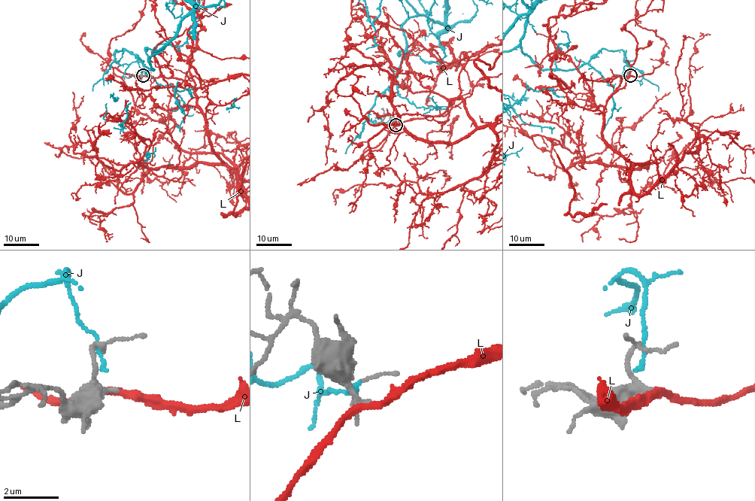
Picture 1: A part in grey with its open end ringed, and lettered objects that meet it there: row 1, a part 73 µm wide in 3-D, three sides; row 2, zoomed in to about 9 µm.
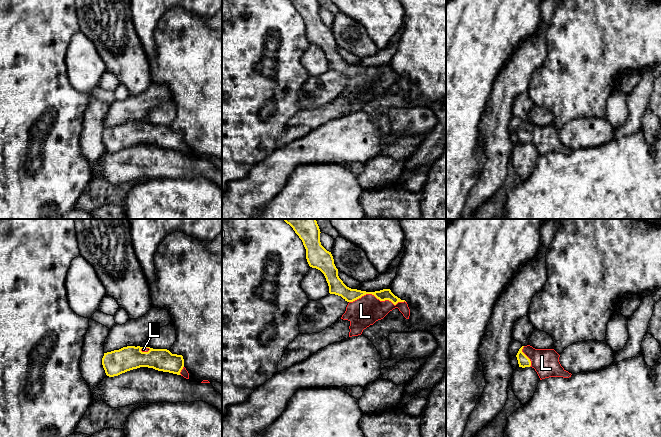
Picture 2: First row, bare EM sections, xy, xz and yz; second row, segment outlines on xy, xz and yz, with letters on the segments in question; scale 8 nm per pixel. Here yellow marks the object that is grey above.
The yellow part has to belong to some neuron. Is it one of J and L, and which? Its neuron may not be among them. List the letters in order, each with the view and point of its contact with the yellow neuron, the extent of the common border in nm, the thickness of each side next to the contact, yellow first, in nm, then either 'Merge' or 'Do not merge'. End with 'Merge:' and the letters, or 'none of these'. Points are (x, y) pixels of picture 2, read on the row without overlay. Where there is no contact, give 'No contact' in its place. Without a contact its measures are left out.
J: No contact. Do not merge
L: Touches yellow at xz (377, 74). Shared border 460 nm. Thickness 110 nm (yellow) against 240 nm. Merge
Merge: L

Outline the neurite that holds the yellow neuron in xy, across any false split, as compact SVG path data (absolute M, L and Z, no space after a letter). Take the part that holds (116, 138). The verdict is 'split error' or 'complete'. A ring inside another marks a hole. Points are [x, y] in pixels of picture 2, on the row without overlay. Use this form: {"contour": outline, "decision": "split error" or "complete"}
{"contour": "M127 122L104 129L102 141L109 153L118 152L140 143L181 151L189 155L182 131L172 130L167 125Z", "decision": "split error"}

